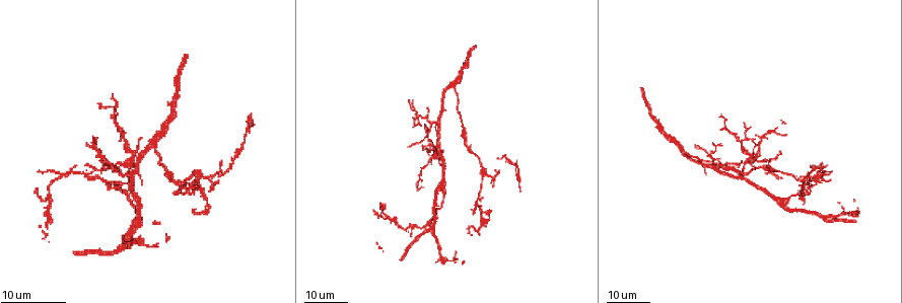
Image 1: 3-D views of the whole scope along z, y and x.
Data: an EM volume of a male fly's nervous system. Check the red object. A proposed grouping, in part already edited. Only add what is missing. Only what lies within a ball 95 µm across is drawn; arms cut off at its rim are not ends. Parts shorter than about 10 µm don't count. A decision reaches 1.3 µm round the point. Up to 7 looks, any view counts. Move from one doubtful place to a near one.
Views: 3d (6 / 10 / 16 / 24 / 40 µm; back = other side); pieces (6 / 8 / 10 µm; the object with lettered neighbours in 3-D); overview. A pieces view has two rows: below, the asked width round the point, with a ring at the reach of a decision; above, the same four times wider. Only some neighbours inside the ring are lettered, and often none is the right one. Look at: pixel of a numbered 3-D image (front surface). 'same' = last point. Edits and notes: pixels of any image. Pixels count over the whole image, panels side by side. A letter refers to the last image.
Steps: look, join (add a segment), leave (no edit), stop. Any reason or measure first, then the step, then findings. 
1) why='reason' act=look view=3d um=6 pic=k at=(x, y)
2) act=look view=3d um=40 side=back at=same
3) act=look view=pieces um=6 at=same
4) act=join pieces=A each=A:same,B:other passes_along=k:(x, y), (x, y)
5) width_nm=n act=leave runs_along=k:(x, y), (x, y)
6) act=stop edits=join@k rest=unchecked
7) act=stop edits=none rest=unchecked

why='free end' act=look view=3d um=24 pic=1 at=(105, 168)

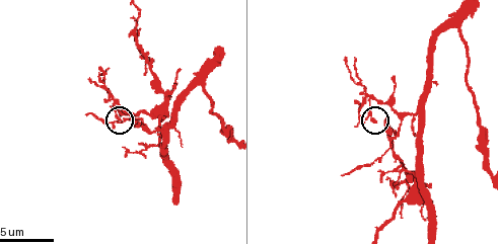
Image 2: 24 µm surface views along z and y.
act=look view=pieces um=10 pic=2 at=(375, 119)

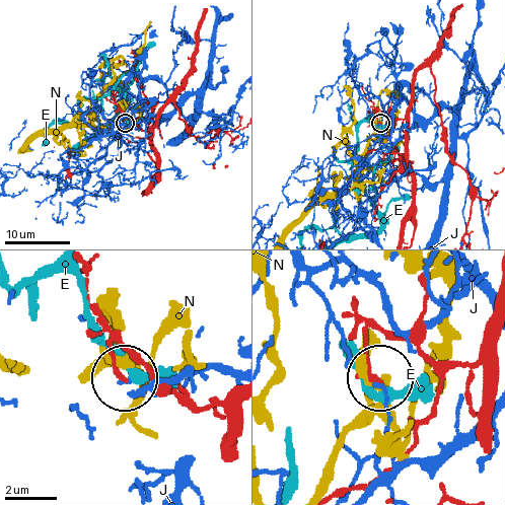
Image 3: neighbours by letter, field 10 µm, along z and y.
width_nm=210 act=leave each=E:other,J:other,N:other runs_along=3:(489, 346), (436, 359), (370, 329), (364, 353), (375, 377) found='none of them fits'

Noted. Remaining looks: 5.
why='an open end' act=look view=pieces um=10 pic=2 at=(99, 68)

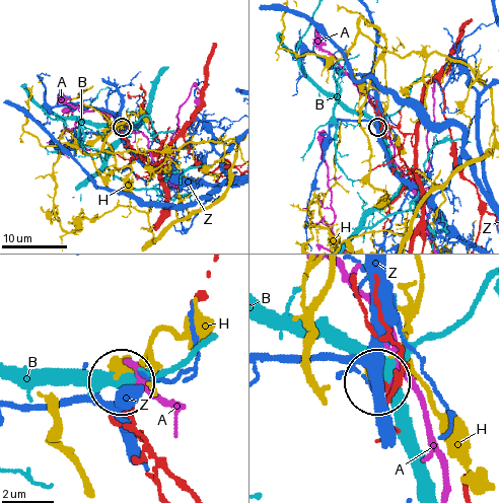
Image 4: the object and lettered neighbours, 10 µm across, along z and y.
act=leave each=A:other,B:other,H:other,Z:other found='no lettered segment goes on from it'

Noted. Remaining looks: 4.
why='an open end' act=look view=pieces um=6 pic=2 at=(379, 180)

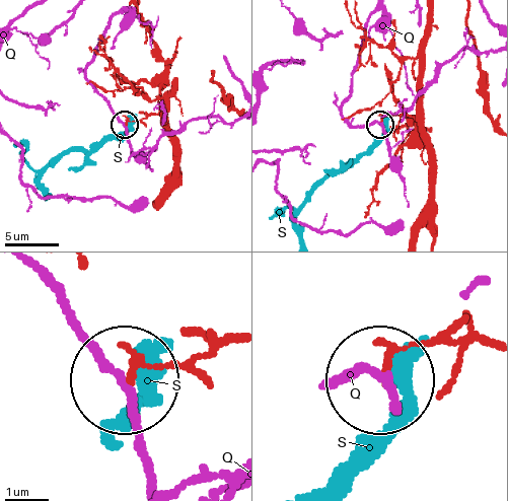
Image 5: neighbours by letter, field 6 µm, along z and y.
act=leave each=Q:other,S:other runs_along=5:(426, 26), (418, 113), (391, 116), (381, 123) found='none of them fits'

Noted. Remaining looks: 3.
why='an open end' act=look view=pieces um=10 pic=2 at=(129, 36)

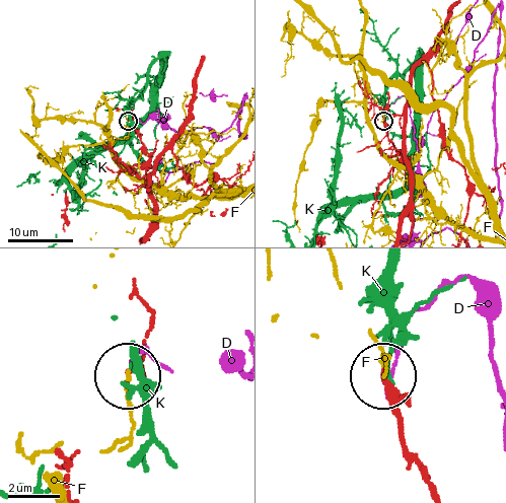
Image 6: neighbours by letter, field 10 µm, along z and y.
act=leave each=D:other,F:other,K:other found='no lettered segment goes on from it'

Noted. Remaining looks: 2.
act=stop edits=none rest=unchecked

